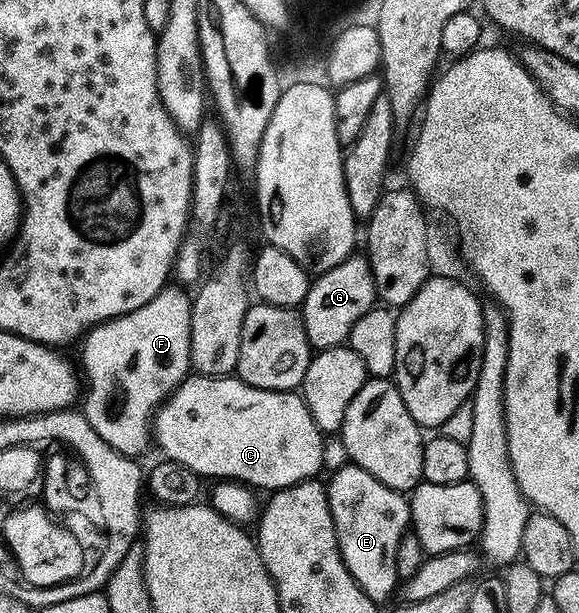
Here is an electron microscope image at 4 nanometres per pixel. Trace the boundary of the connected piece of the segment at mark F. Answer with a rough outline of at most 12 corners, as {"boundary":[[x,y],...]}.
{"boundary":[[172,284],[81,346],[84,421],[151,446],[191,373],[191,298]]}

